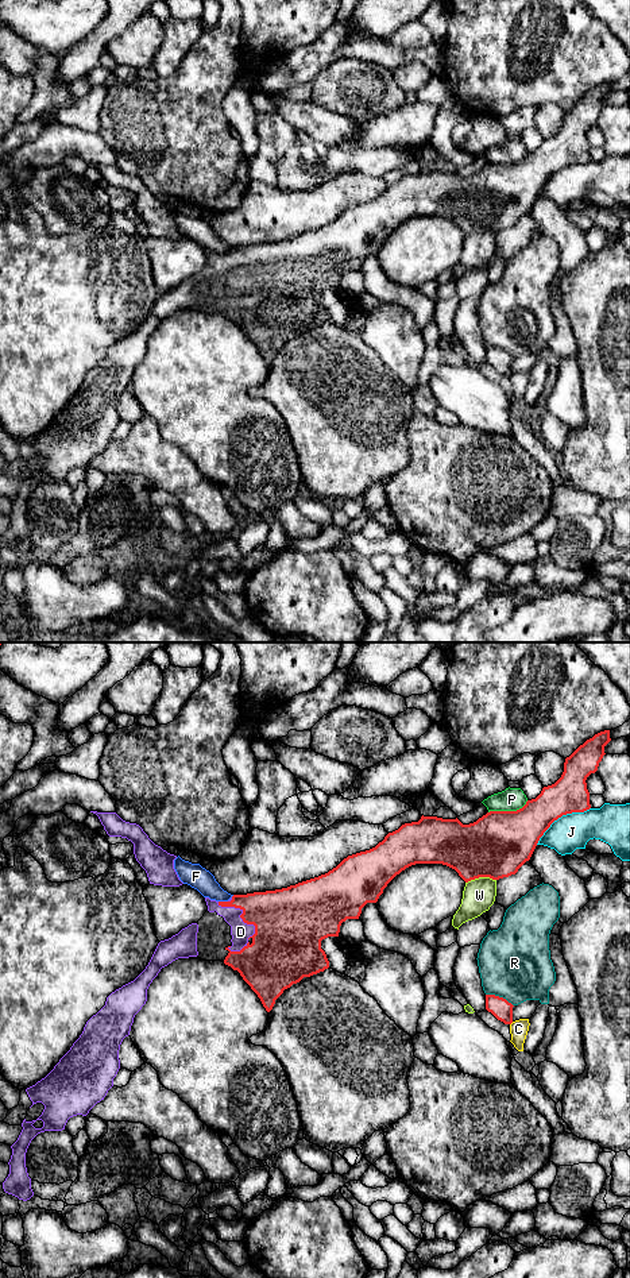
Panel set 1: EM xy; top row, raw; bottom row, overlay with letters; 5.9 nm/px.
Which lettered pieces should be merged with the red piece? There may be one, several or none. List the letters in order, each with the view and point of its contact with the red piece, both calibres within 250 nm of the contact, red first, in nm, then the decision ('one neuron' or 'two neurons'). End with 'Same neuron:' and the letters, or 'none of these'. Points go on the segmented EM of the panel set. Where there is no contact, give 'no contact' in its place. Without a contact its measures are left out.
C: no contact | two neurons
D: xy (243, 912) | 360/120 nm | one neuron
F: xy (223, 902) | 220/140 nm | two neurons
J: xy (560, 817) | 240/220 nm | two neurons
P: xy (507, 811) | 380/140 nm | two neurons
R: xy (498, 996) | 120/440 nm | two neurons
W: xy (480, 876) | 380/190 nm | two neurons
Same neuron: D

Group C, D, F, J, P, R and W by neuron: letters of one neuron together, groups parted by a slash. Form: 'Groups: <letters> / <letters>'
Groups: C / D / F / J / P / R / W

